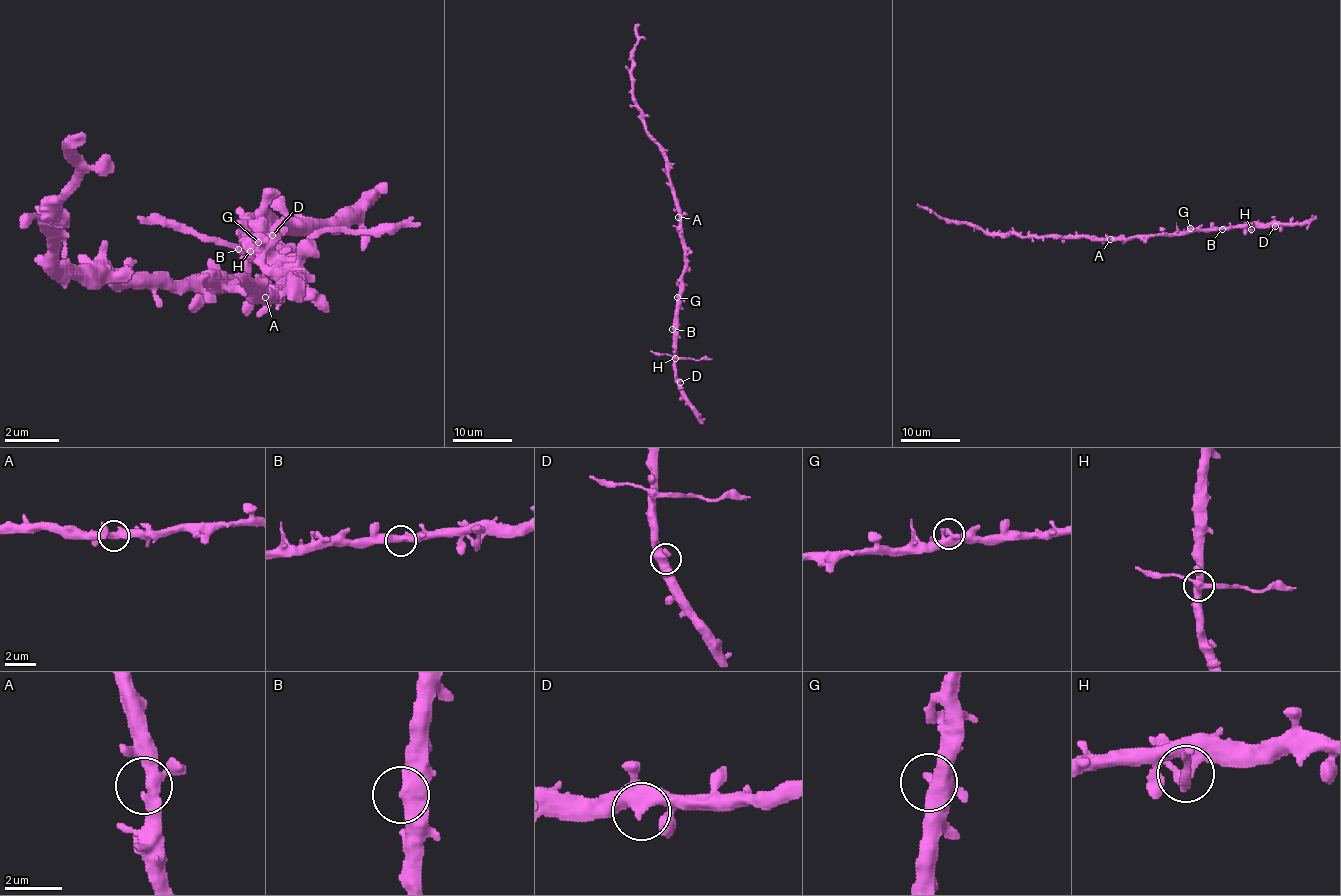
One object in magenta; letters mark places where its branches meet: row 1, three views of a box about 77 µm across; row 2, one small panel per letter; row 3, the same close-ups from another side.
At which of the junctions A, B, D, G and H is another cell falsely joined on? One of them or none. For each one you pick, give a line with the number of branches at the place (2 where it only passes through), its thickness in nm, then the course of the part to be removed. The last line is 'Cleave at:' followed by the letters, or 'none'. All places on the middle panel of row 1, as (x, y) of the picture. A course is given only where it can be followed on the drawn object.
H: 3 branches meet; 340 nm thick; foreign part runs (675, 358), (712, 358)
Cleave at: H

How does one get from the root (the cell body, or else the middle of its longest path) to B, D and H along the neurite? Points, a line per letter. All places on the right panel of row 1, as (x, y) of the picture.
B: (1110, 238), (1222, 229)
D: (1110, 238), (1275, 226)
H: (1110, 238), (1186, 234), (1202, 229), (1251, 229)

